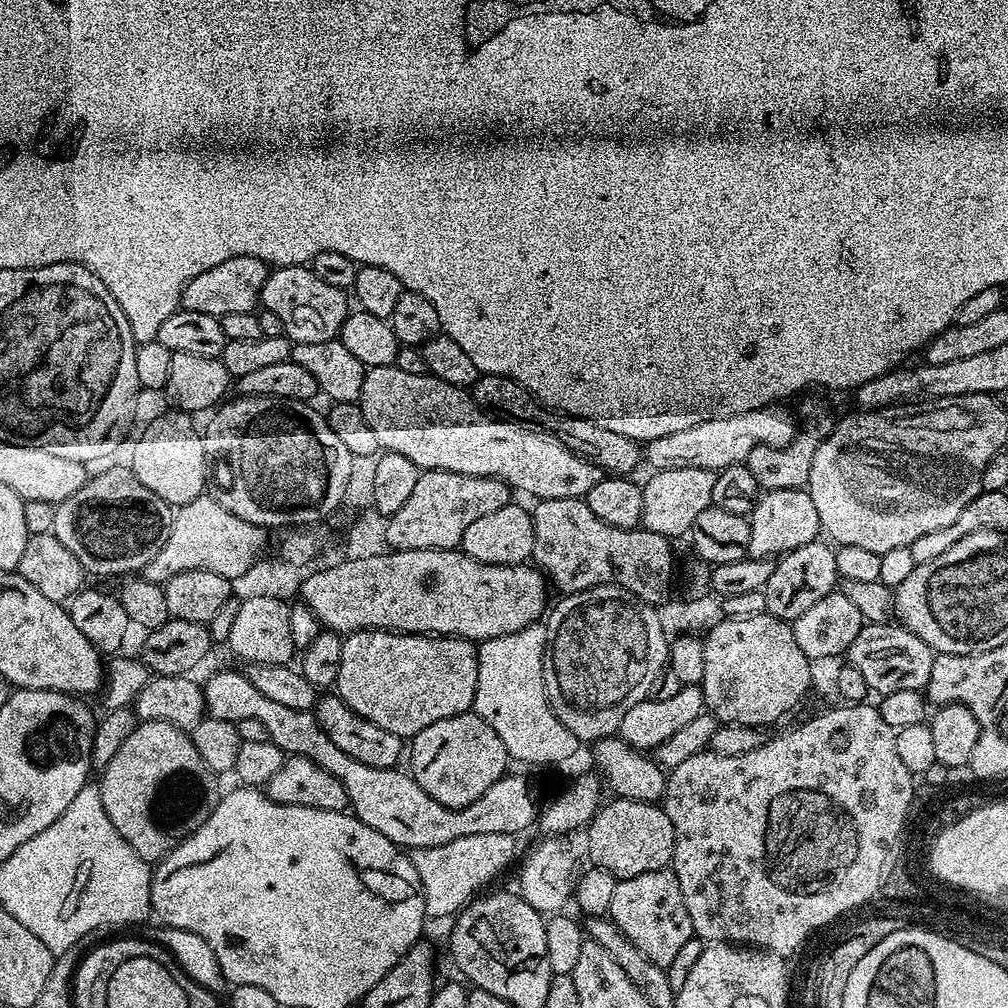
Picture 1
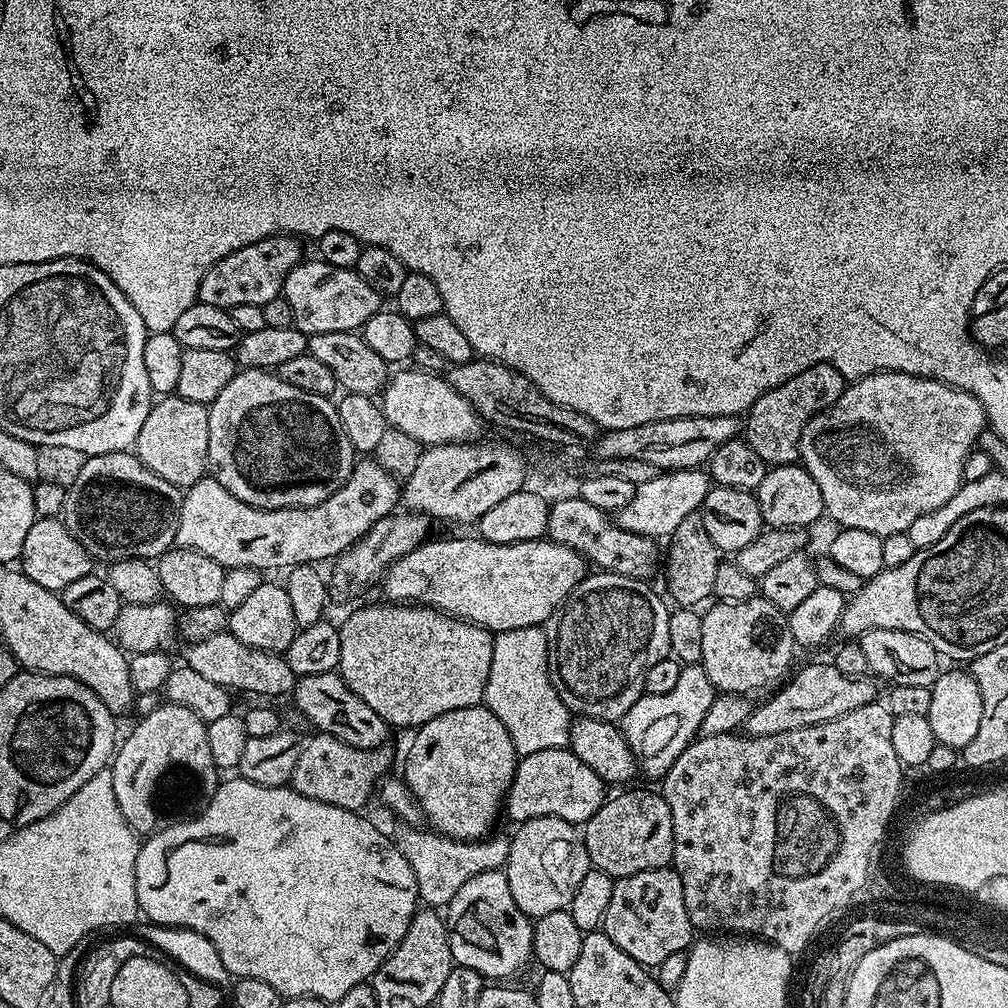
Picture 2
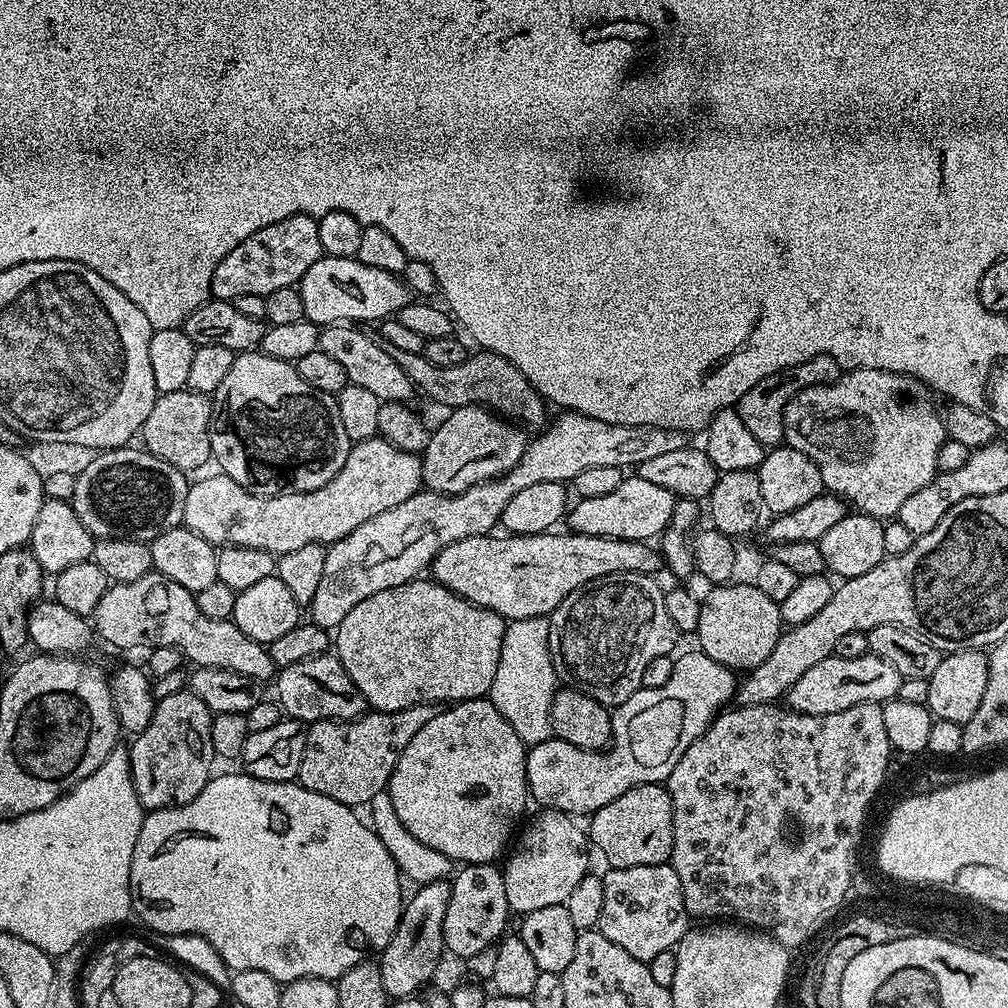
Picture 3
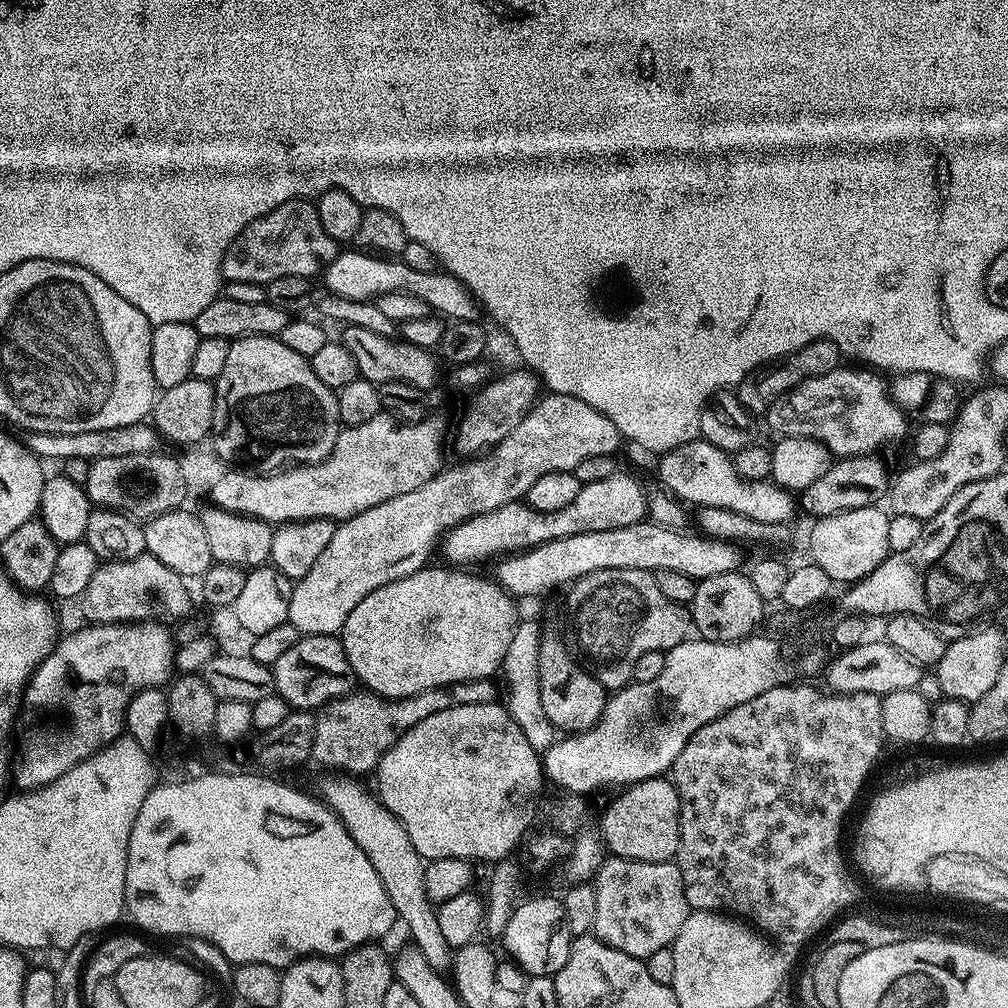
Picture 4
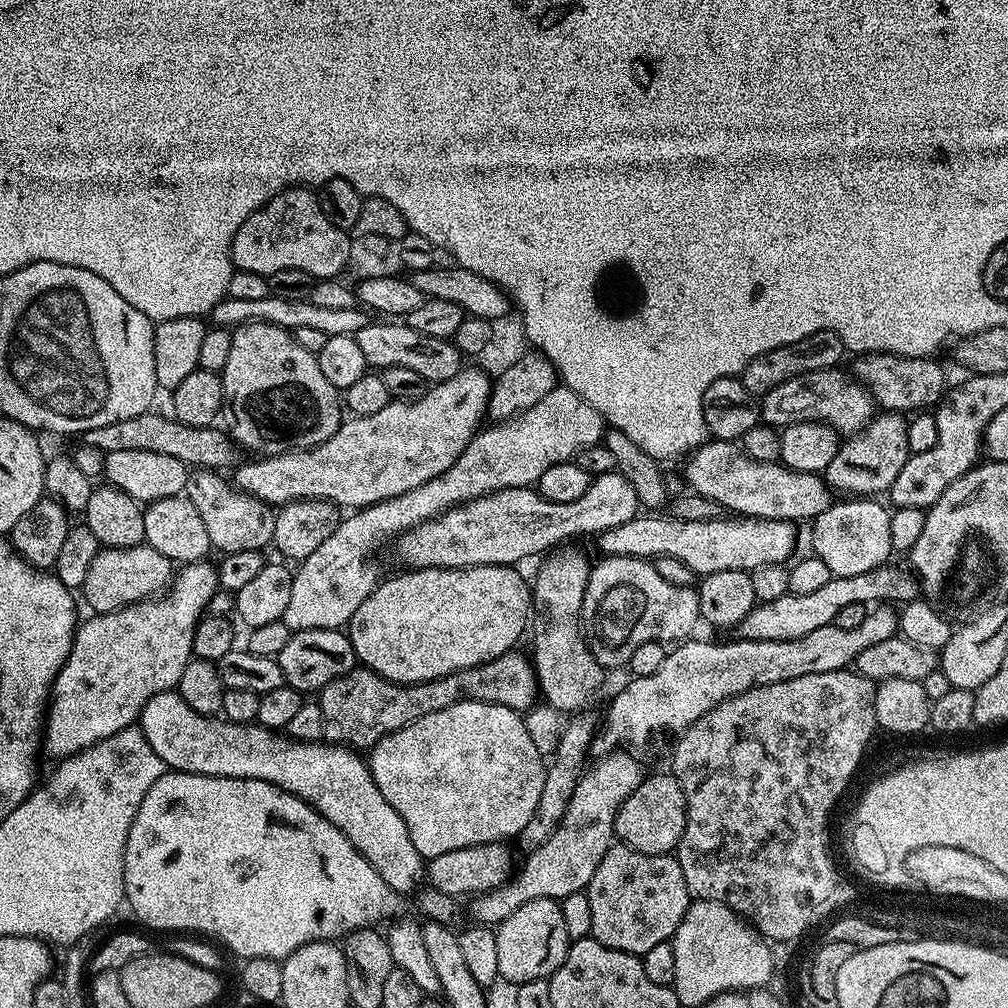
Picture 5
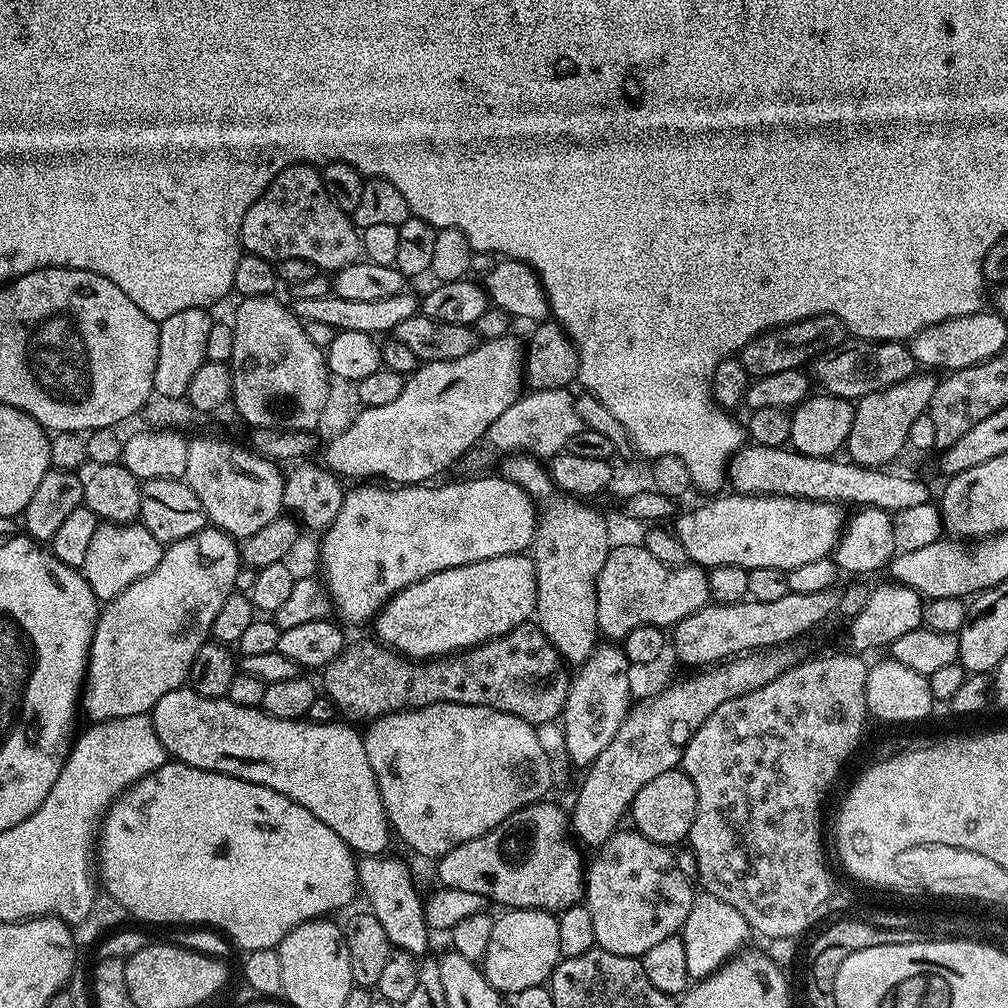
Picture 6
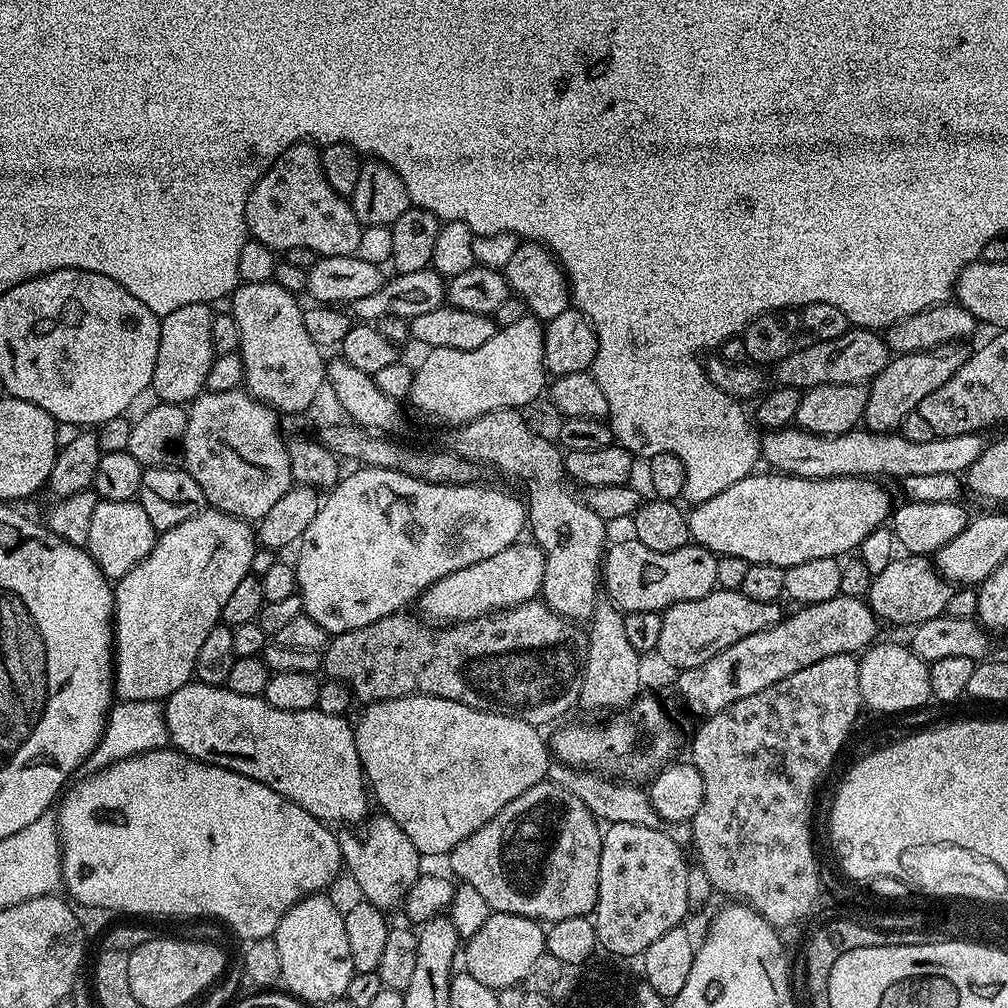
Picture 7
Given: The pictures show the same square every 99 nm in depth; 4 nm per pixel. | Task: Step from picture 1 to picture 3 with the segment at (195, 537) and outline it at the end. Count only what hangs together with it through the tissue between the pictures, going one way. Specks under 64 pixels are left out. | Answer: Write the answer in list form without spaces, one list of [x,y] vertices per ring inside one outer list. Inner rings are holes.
[[[374,435],[368,440],[358,440],[353,443],[350,454],[346,458],[346,462],[342,466],[342,470],[338,470],[338,474],[334,474],[334,478],[330,478],[330,482],[326,482],[326,486],[322,486],[318,490],[310,490],[309,492],[283,492],[277,496],[259,496],[250,490],[246,490],[242,486],[238,486],[238,482],[234,482],[234,478],[223,474],[215,474],[216,476],[204,476],[201,480],[193,479],[188,486],[186,494],[186,510],[182,521],[183,527],[194,530],[194,534],[198,534],[202,538],[206,538],[206,542],[210,542],[213,546],[231,546],[233,548],[261,548],[267,552],[275,554],[277,557],[285,556],[290,550],[298,550],[298,546],[310,546],[311,544],[330,545],[338,542],[342,538],[346,538],[346,534],[350,534],[354,530],[358,530],[358,526],[362,526],[362,522],[370,522],[370,518],[374,518],[374,514],[382,514],[382,510],[390,510],[390,506],[398,506],[402,502],[406,502],[406,498],[410,498],[413,494],[421,491],[424,483],[424,465],[421,457],[414,452],[403,452],[402,449],[396,448],[390,441]]]

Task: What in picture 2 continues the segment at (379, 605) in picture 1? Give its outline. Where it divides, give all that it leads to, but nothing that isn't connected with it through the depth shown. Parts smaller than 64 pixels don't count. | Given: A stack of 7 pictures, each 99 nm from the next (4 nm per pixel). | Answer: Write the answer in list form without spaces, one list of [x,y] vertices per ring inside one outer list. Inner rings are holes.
[[[464,536],[461,540],[429,538],[410,554],[398,558],[382,577],[389,601],[434,608],[448,616],[469,620],[495,634],[506,630],[522,630],[526,626],[544,626],[556,608],[584,581],[586,561],[583,556],[547,538],[513,544],[491,544],[479,538]]]

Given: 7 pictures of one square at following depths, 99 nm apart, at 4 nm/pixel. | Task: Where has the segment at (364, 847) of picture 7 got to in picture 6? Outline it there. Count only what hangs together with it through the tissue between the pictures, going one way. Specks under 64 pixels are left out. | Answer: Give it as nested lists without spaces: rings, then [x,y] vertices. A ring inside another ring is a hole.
[[[393,854],[365,856],[357,863],[356,879],[362,896],[368,899],[367,907],[373,916],[382,922],[382,930],[386,930],[386,938],[393,949],[409,952],[417,958],[423,957],[428,948],[430,929],[424,917],[424,900],[416,890],[412,881],[412,872]]]

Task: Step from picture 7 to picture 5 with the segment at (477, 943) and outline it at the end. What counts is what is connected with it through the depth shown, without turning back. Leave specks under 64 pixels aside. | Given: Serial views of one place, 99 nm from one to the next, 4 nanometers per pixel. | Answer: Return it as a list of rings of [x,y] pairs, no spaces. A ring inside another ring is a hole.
[[[538,898],[534,902],[526,902],[526,906],[518,906],[518,910],[510,914],[510,918],[498,925],[495,934],[498,942],[499,979],[517,985],[548,980],[563,966],[570,945],[566,921],[562,918],[559,903],[546,898]]]

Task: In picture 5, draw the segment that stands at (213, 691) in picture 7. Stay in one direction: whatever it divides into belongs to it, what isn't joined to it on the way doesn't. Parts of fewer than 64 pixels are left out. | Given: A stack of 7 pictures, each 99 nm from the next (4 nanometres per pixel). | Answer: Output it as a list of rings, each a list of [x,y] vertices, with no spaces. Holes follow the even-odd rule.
[[[179,691],[154,694],[150,702],[146,702],[140,712],[138,726],[150,744],[154,754],[162,758],[162,762],[169,769],[178,772],[197,772],[203,776],[229,776],[239,780],[261,780],[278,786],[283,792],[294,794],[302,802],[322,813],[327,820],[359,850],[362,858],[378,870],[382,882],[401,894],[415,893],[422,877],[426,872],[425,861],[414,850],[414,842],[410,842],[410,833],[406,830],[406,822],[398,818],[398,810],[382,798],[382,790],[372,777],[372,770],[367,759],[364,760],[359,751],[345,748],[342,744],[329,744],[317,742],[315,744],[303,744],[300,740],[289,740],[287,735],[271,728],[264,728],[255,722],[250,724],[235,724],[215,715],[203,716],[196,712],[180,697]]]

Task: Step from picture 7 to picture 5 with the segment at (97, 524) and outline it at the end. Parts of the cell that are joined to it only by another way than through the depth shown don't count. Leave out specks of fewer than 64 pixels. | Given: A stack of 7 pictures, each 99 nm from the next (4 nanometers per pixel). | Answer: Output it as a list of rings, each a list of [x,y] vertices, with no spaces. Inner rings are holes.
[[[147,542],[129,548],[101,547],[86,574],[82,595],[85,602],[92,607],[93,613],[113,612],[137,604],[139,600],[159,597],[171,585],[173,579],[172,561],[158,554],[158,550],[151,548]]]

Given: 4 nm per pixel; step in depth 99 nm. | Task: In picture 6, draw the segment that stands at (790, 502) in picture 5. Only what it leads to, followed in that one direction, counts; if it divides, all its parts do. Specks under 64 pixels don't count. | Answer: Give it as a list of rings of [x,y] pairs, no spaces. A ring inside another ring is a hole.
[[[751,442],[745,443],[728,461],[726,480],[733,484],[737,493],[745,496],[793,496],[803,500],[821,500],[831,504],[849,506],[856,504],[860,508],[881,508],[884,512],[896,513],[898,510],[906,510],[910,506],[922,506],[929,503],[928,488],[920,480],[912,476],[895,476],[884,468],[863,468],[861,464],[853,464],[844,458],[831,456],[807,456],[793,450],[791,447],[775,448],[774,446],[762,446]]]

